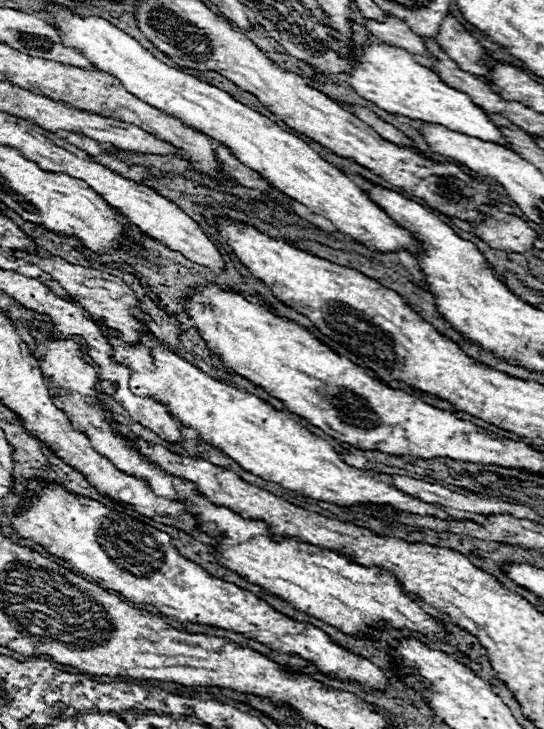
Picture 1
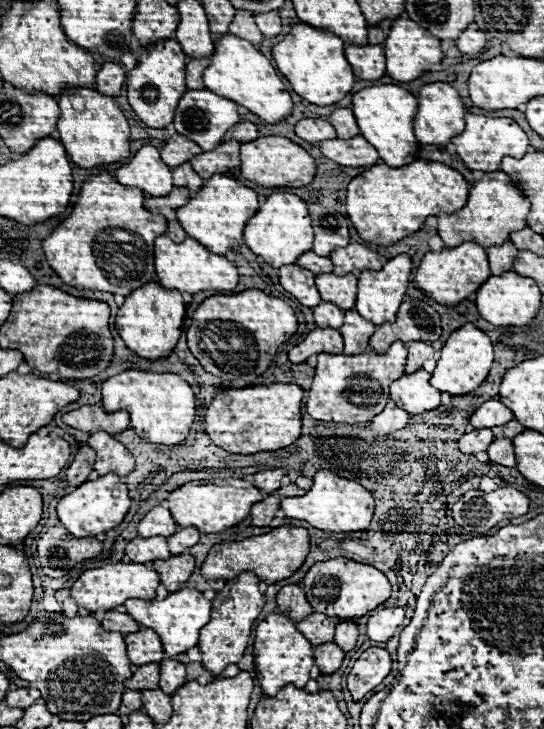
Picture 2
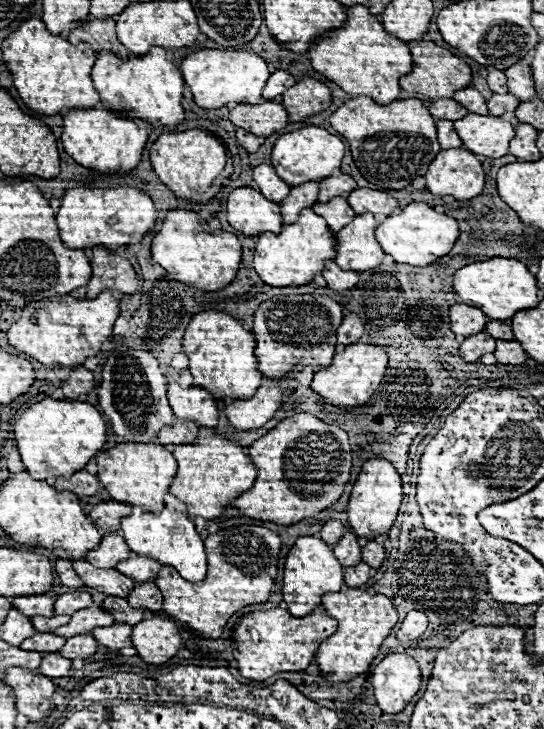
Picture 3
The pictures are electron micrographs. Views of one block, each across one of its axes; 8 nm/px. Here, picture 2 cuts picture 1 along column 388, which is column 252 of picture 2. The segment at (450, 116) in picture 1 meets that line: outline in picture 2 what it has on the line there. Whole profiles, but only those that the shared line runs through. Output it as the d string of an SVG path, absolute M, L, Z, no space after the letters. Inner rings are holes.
M234 34L222 36L220 40L216 40L216 50L210 60L210 66L204 70L204 84L208 90L248 108L268 124L278 124L292 114L294 104L290 92L286 90L286 84L276 74L270 60L248 40L242 40Z

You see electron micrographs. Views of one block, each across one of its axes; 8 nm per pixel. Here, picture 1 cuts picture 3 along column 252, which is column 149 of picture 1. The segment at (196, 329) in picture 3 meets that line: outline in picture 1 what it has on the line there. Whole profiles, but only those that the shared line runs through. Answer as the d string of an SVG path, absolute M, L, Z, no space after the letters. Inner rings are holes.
M98 320L98 326L114 346L114 360L130 366L130 390L136 396L154 396L156 400L160 400L178 422L198 430L202 440L220 448L244 470L264 480L276 482L288 490L296 490L304 496L324 500L336 506L360 506L362 502L370 502L392 506L398 512L418 512L452 518L444 510L438 510L434 504L416 500L386 482L378 482L364 470L348 466L340 460L340 456L326 440L314 436L312 432L290 420L284 412L278 412L254 394L236 390L234 386L210 378L190 362L160 346L150 336L144 336L136 346L128 346L120 336L110 334L110 328L106 328L102 320Z

